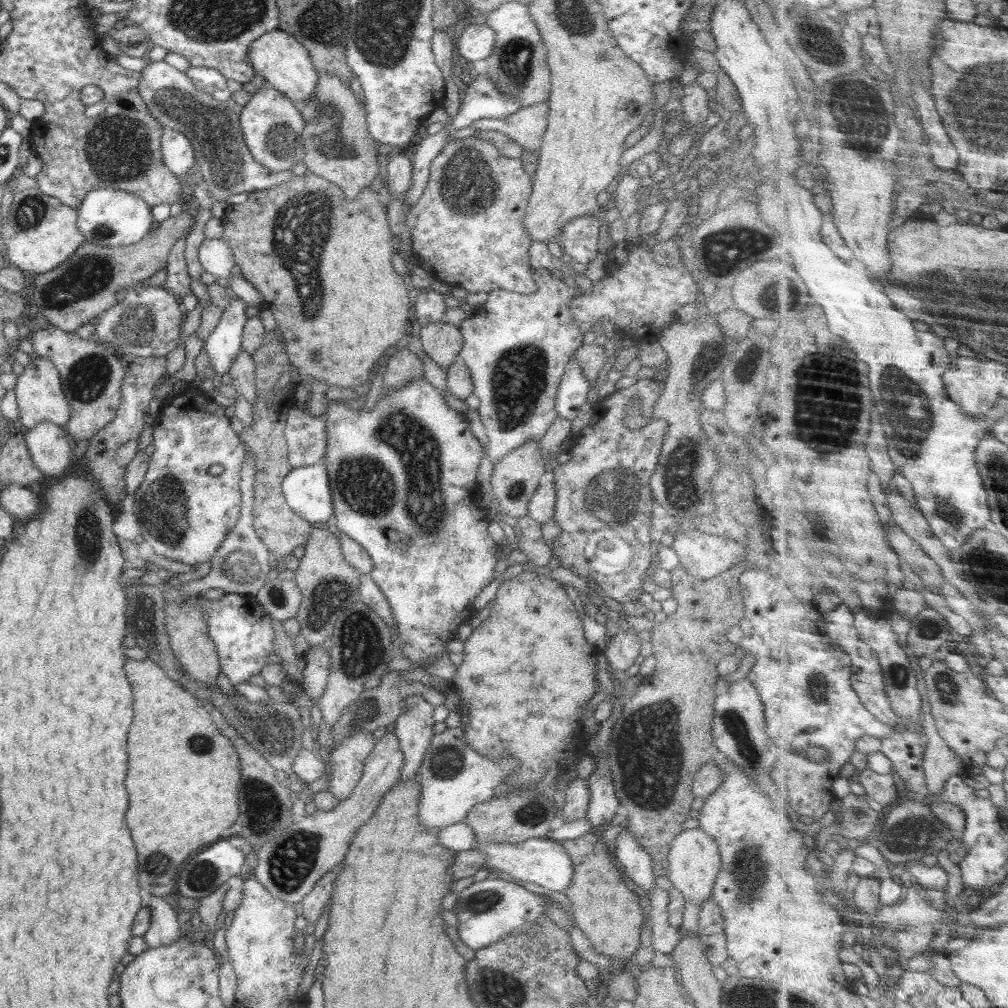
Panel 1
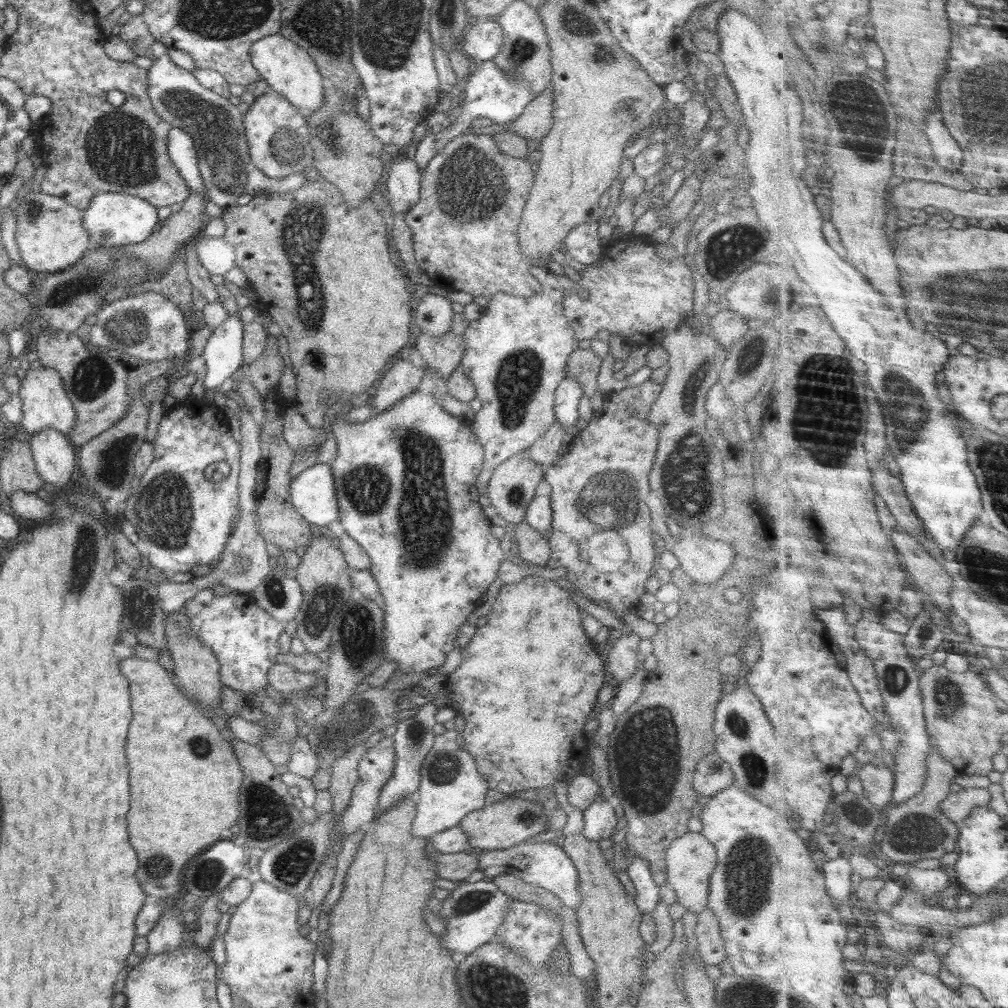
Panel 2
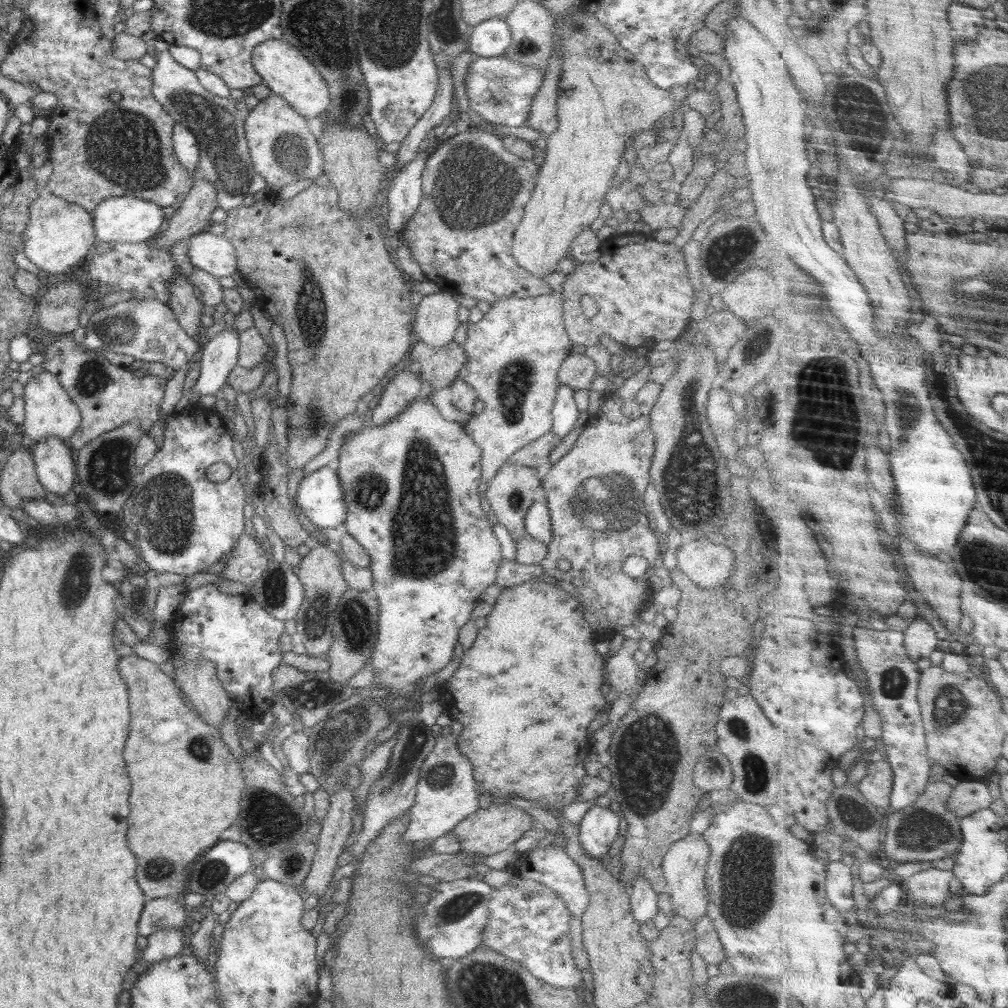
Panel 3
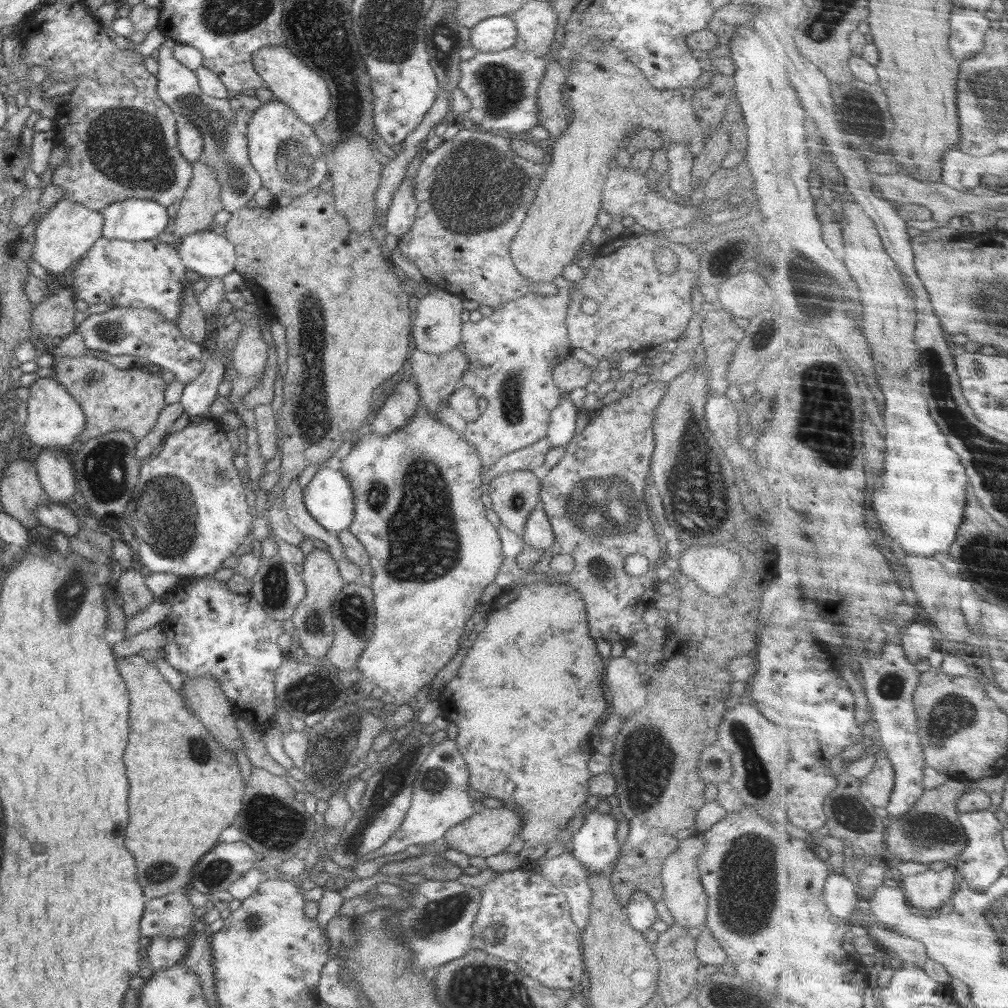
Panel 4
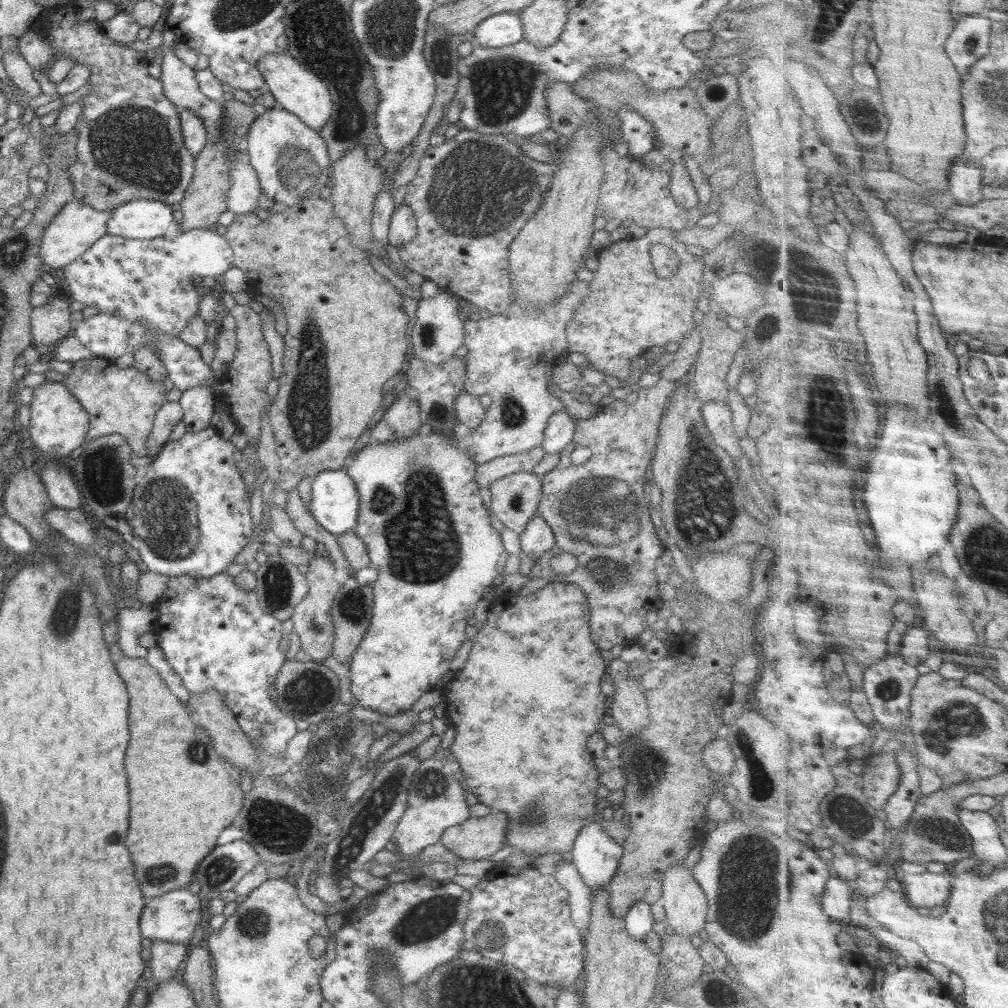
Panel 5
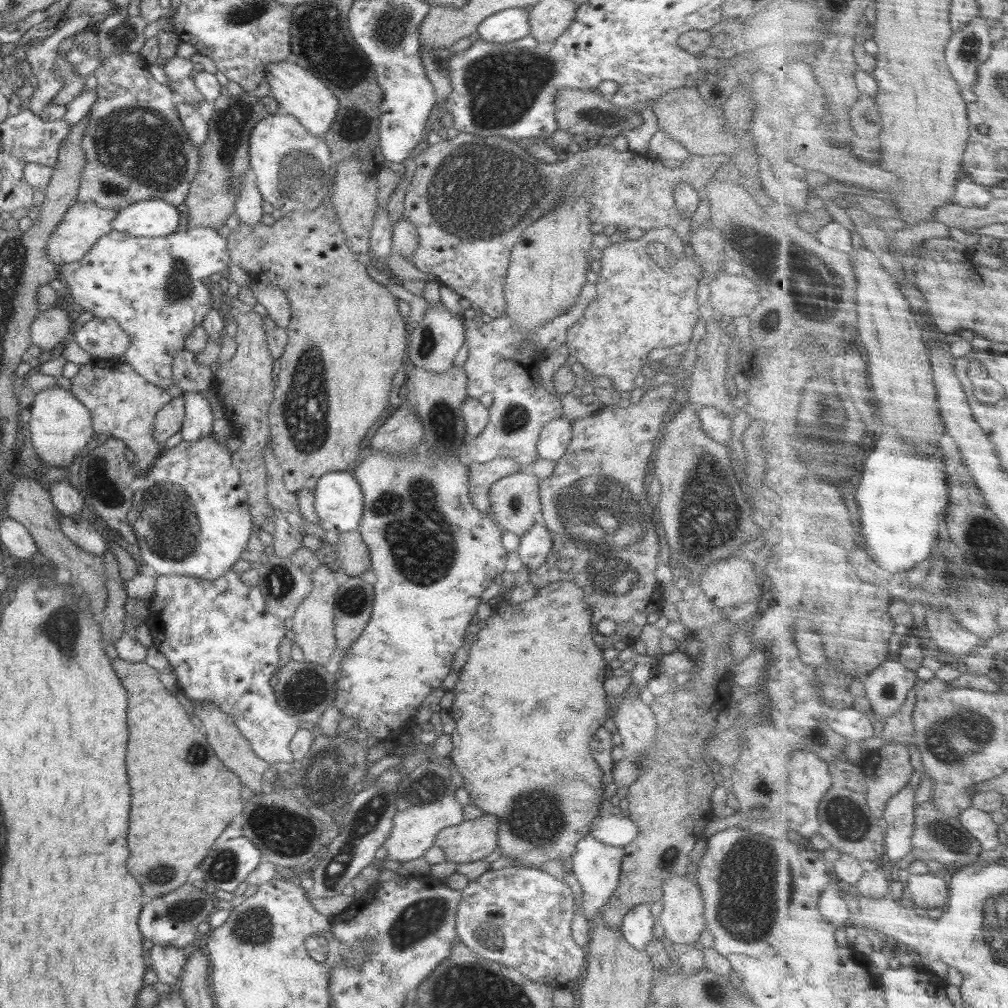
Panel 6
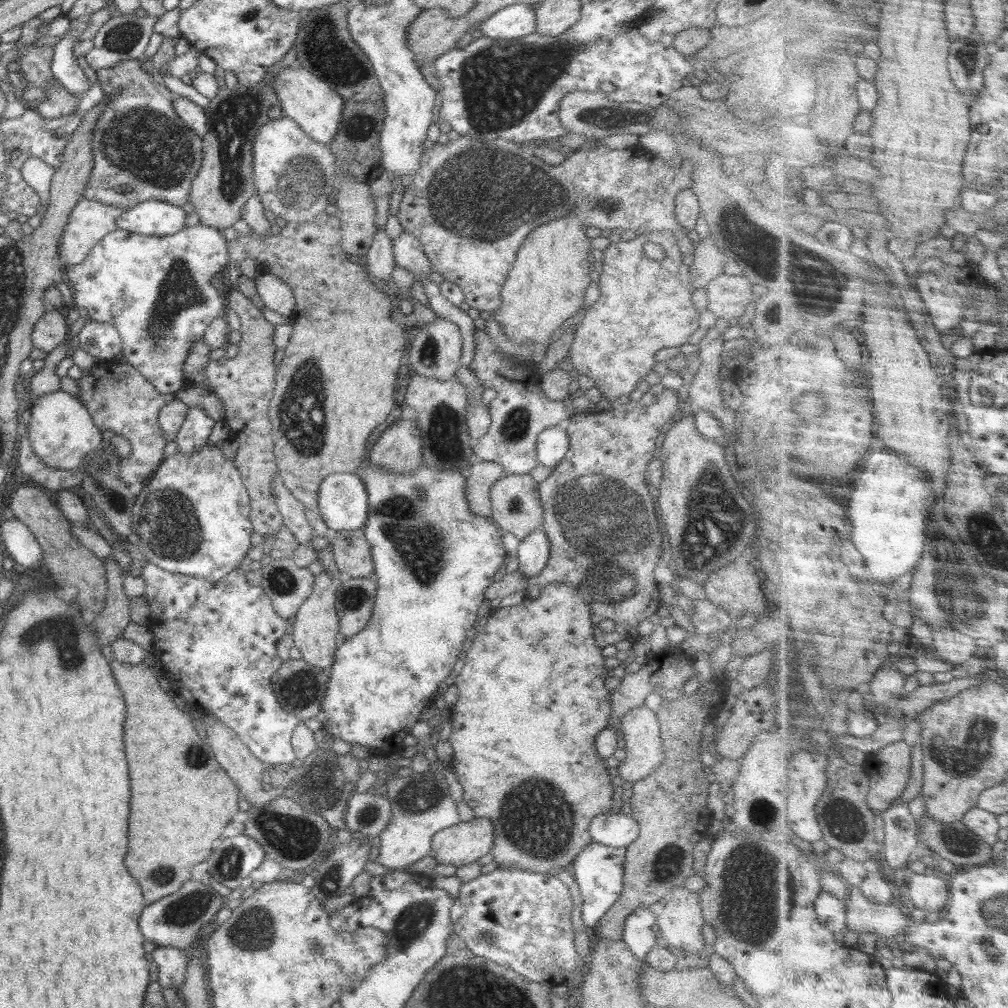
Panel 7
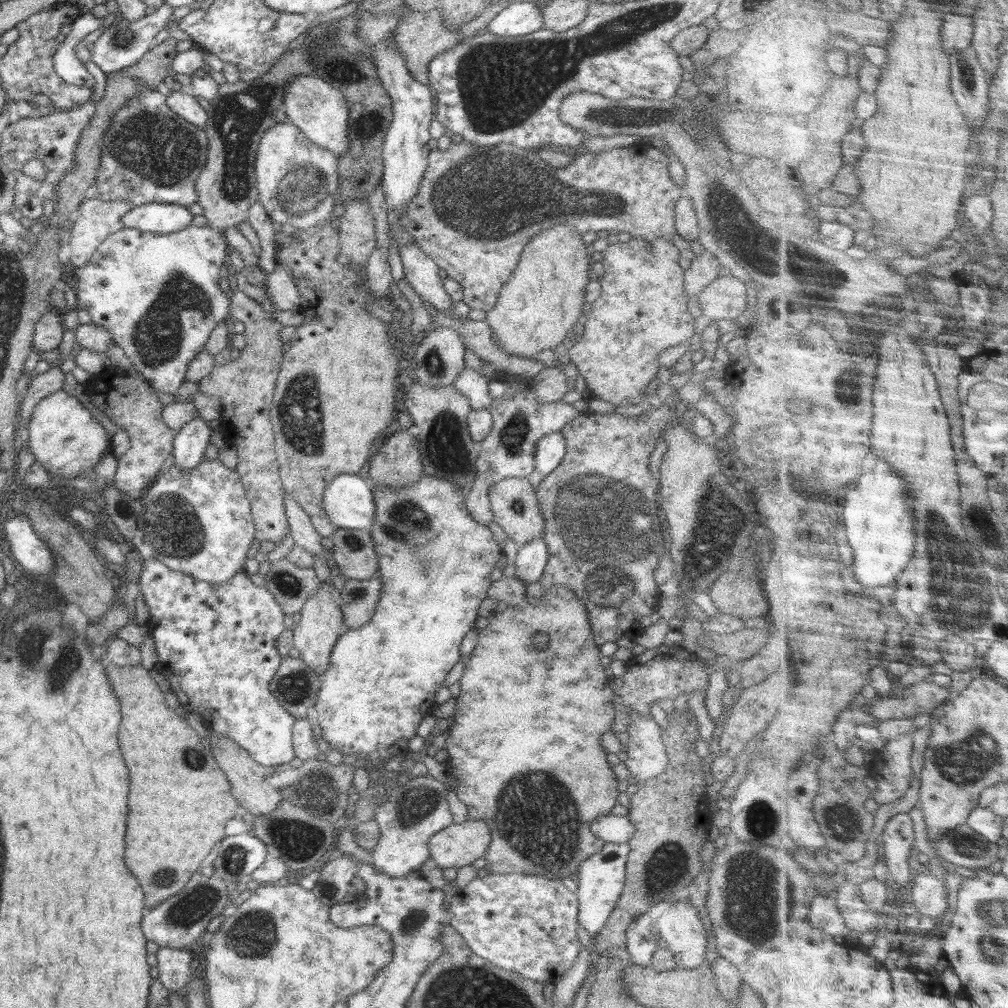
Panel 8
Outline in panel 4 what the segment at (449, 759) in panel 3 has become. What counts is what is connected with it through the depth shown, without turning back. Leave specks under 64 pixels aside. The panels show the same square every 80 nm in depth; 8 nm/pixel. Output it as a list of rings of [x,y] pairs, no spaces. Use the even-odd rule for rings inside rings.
[[[447,738],[434,745],[414,779],[411,807],[400,828],[394,831],[382,848],[376,850],[376,856],[402,853],[412,845],[428,846],[440,840],[449,828],[470,818],[475,813],[472,807],[474,800],[468,795],[470,786],[468,765],[457,749],[455,740]]]

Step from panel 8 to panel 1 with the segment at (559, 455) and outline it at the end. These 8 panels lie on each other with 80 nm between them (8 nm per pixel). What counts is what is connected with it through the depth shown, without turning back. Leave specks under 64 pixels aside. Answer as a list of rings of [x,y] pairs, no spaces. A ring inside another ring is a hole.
[[[574,355],[569,359],[557,388],[555,409],[560,417],[572,421],[578,416],[582,404],[587,403],[590,385],[580,366],[576,364]]]

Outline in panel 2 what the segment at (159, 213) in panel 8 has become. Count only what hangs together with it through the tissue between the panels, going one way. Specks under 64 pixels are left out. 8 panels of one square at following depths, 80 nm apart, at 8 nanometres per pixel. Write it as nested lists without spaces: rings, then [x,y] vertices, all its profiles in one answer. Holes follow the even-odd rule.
[[[121,192],[96,194],[83,212],[84,229],[90,235],[93,245],[100,247],[119,247],[142,242],[160,226],[156,206],[152,206],[147,200],[139,196]]]

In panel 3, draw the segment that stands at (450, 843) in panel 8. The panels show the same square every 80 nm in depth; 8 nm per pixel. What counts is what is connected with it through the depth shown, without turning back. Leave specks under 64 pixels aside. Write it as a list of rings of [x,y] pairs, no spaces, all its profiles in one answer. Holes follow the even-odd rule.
[[[498,802],[489,807],[479,808],[470,816],[459,822],[452,830],[452,834],[458,837],[461,852],[465,854],[482,854],[484,857],[498,854],[512,848],[517,840],[524,836],[525,832],[532,830],[535,825],[532,816],[528,812],[503,802]]]

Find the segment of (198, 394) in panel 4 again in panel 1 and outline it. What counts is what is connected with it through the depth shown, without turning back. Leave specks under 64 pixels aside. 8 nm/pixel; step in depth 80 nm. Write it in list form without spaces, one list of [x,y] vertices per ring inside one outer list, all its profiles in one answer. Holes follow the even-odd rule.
[[[236,294],[223,313],[216,328],[205,341],[204,348],[215,374],[219,377],[230,372],[233,360],[242,349],[243,328],[247,321],[247,304]]]

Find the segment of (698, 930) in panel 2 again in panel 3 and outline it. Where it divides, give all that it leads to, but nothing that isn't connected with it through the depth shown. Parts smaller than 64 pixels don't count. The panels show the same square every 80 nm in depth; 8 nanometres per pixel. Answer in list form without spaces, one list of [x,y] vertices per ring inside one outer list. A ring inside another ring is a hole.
[[[706,914],[694,923],[696,952],[700,954],[706,964],[725,966],[727,954],[720,942],[712,919]]]

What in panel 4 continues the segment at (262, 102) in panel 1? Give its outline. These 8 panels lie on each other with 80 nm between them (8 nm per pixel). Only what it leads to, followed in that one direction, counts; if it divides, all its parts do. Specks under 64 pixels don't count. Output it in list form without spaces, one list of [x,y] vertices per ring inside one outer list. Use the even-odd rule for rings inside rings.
[[[273,97],[268,104],[260,105],[259,108],[254,111],[252,118],[243,130],[244,134],[247,135],[250,163],[261,176],[262,186],[267,188],[275,198],[280,197],[282,194],[288,194],[291,198],[294,198],[296,195],[305,193],[310,189],[325,187],[326,184],[329,185],[329,181],[326,180],[329,172],[324,144],[318,139],[318,135],[315,133],[313,126],[302,122],[288,106],[282,104],[280,100]]]

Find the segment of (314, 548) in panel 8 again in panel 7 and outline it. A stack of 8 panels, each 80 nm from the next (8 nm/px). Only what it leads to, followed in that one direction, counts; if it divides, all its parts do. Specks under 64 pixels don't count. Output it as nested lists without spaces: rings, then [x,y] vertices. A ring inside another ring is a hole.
[[[279,474],[273,476],[272,490],[275,505],[283,516],[283,525],[294,534],[300,545],[312,547],[310,540],[316,532],[306,519],[306,507],[283,485]]]

